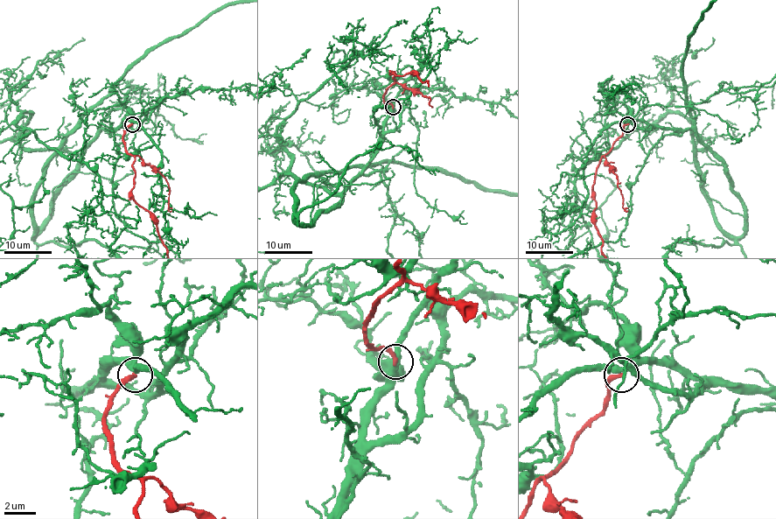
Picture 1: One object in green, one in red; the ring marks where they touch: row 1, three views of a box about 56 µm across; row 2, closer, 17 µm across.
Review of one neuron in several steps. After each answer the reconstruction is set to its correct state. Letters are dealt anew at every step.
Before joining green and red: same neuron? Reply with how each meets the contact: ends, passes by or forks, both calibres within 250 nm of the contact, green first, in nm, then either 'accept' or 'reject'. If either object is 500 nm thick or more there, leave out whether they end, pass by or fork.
green passes by; red ends there; 360 nm thick on the green side, 280 nm on the other; reject

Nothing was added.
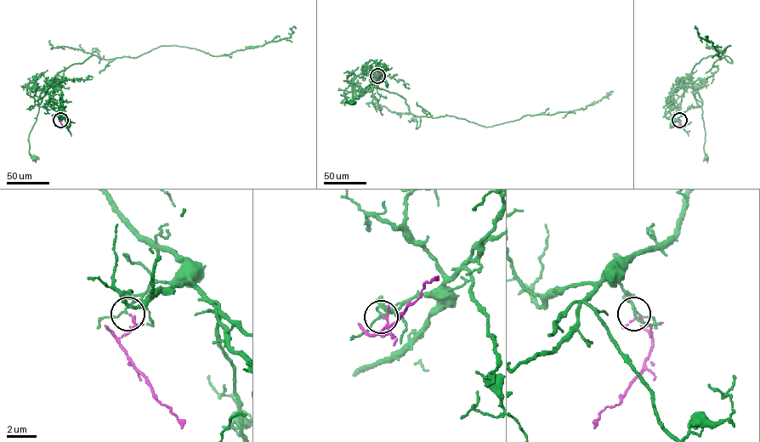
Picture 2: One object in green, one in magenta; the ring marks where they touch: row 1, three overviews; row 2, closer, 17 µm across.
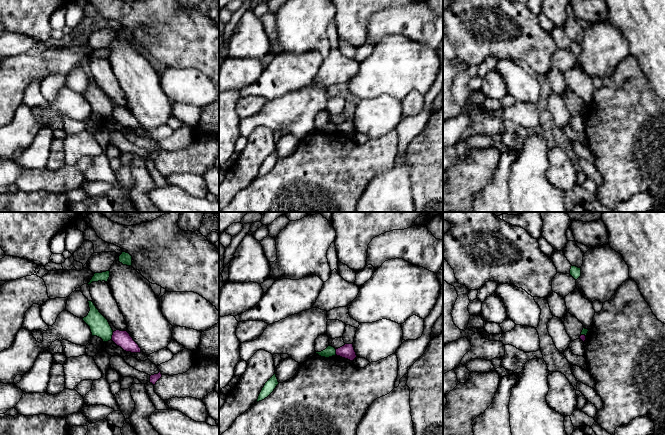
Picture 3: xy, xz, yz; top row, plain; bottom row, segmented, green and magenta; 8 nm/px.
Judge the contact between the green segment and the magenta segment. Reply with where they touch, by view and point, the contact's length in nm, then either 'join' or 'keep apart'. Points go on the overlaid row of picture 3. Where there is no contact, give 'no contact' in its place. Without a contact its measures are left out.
xy (111, 336) | 70 nm | keep apart

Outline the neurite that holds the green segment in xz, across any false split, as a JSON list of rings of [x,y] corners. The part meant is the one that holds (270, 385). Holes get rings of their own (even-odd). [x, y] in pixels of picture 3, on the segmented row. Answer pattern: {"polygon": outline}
{"polygon": [[[274,374],[264,385],[262,388],[258,399],[256,402],[262,401],[265,398],[267,398],[276,388],[276,386],[279,384],[278,379],[276,377],[276,374]]]}

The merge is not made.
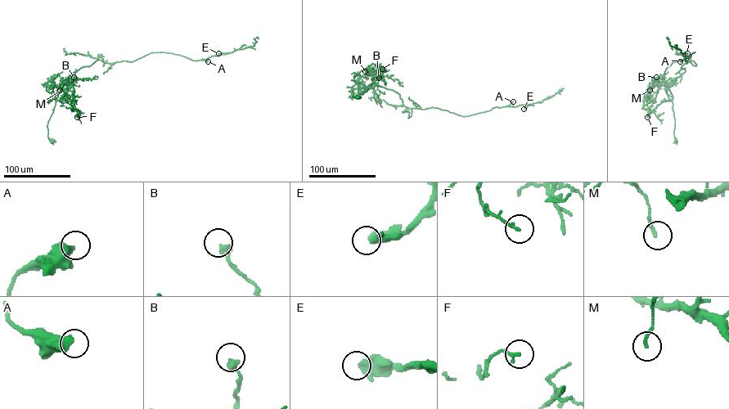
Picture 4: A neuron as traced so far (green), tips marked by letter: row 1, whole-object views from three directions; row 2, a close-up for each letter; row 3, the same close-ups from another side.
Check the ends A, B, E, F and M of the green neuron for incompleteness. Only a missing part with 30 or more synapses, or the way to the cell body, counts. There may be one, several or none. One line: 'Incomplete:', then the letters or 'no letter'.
Incomplete: E

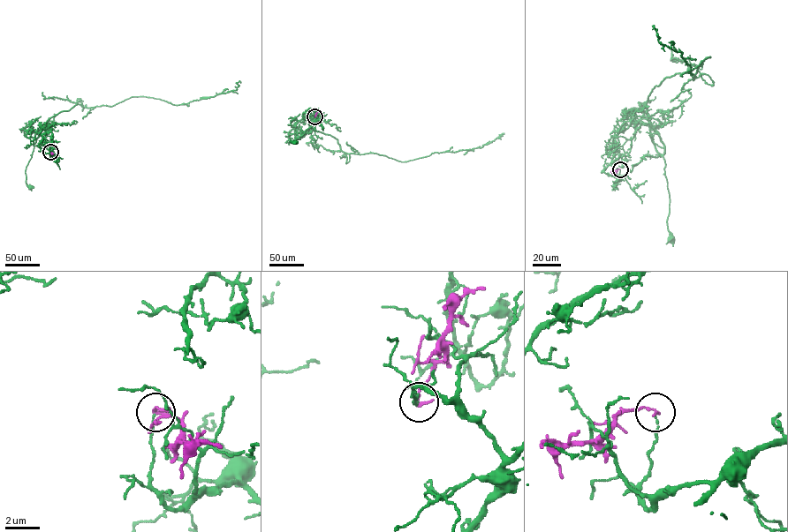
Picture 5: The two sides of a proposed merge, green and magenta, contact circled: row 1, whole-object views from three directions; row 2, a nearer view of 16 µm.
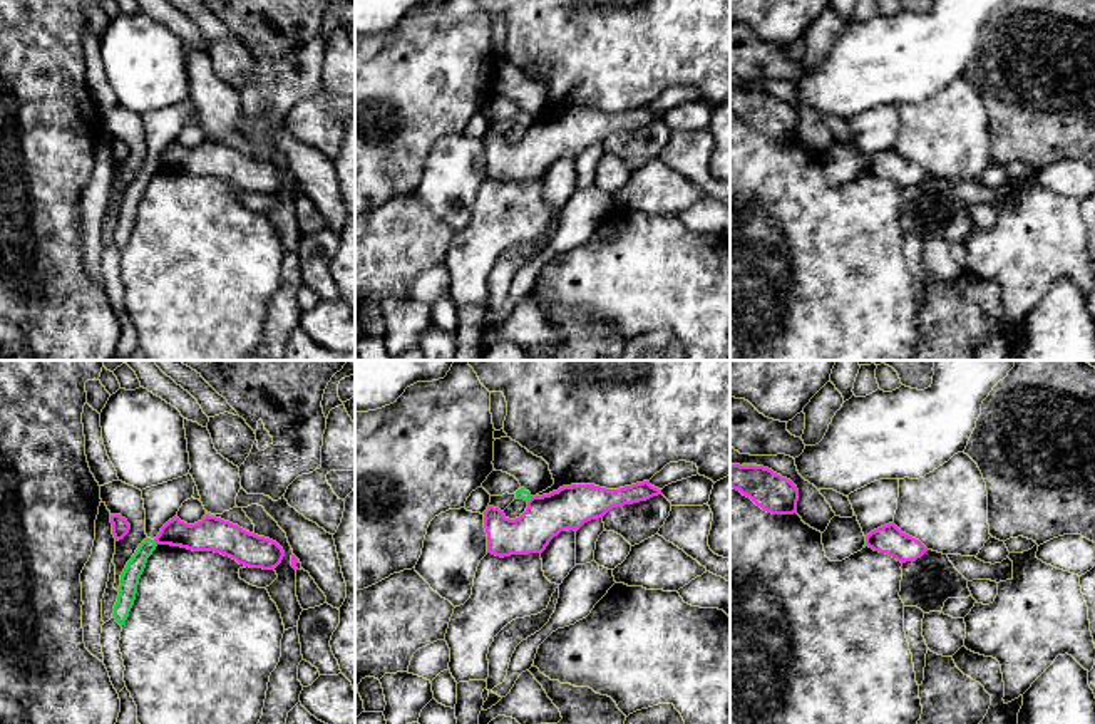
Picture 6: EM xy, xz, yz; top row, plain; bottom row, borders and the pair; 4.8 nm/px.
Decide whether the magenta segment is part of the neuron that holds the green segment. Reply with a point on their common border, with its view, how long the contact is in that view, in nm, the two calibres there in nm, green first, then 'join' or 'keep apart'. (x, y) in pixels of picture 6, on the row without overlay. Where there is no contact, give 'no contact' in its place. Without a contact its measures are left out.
xy (154, 168) | 40 nm | 90/150 nm | keep apart

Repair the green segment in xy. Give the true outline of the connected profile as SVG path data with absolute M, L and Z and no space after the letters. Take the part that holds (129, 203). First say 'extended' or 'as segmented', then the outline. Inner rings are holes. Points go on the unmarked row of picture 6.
as segmented; M146 163L139 169L132 183L127 186L121 199L119 220L117 220L117 226L114 230L114 238L112 238L112 241L121 251L126 248L129 241L129 236L136 225L139 203L146 193L147 183L152 179L156 171L157 169L154 164Z

